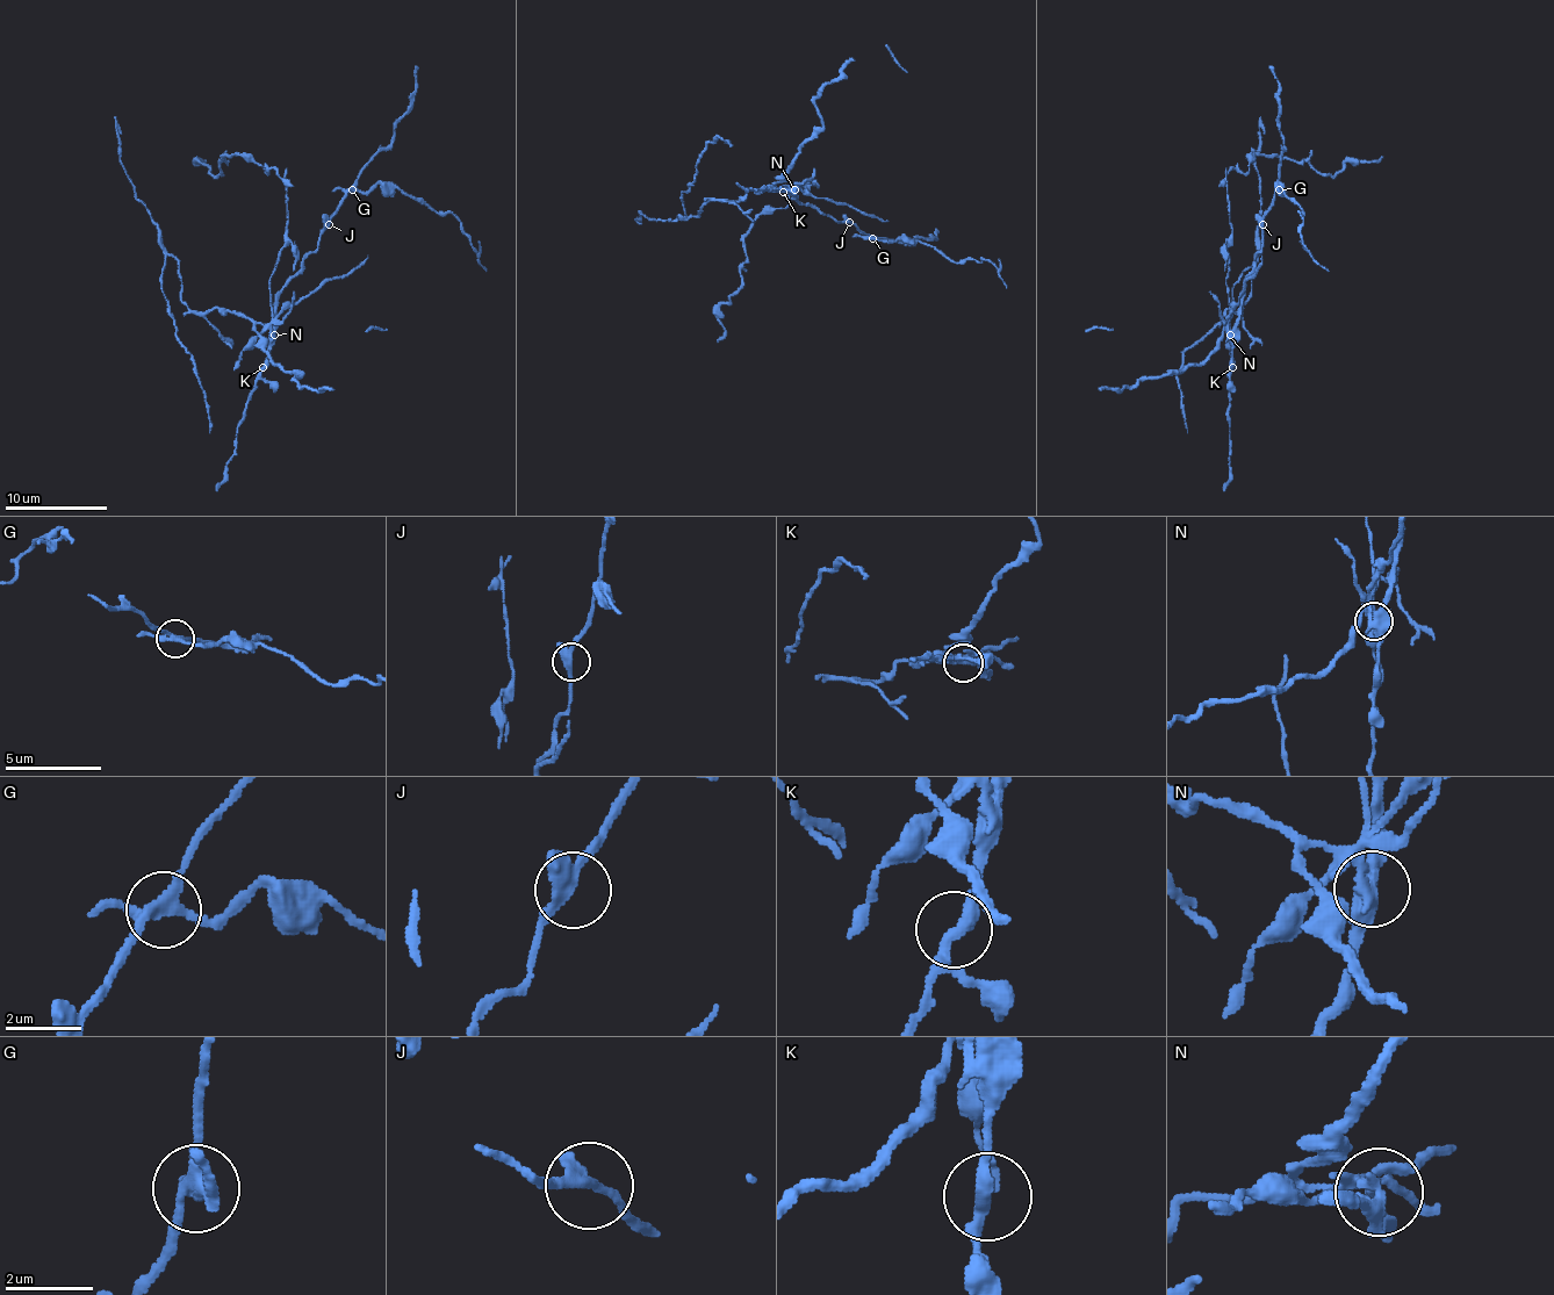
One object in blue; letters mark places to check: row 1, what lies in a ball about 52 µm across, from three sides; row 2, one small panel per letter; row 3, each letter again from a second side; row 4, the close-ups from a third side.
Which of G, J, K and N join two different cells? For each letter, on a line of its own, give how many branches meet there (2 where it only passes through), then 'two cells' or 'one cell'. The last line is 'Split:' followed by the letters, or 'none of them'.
G: 4 branches meet; two cells
J: 3 branches meet; one cell
K: 3 branches meet; one cell
N: 3 branches meet; two cells
Split: G, N

